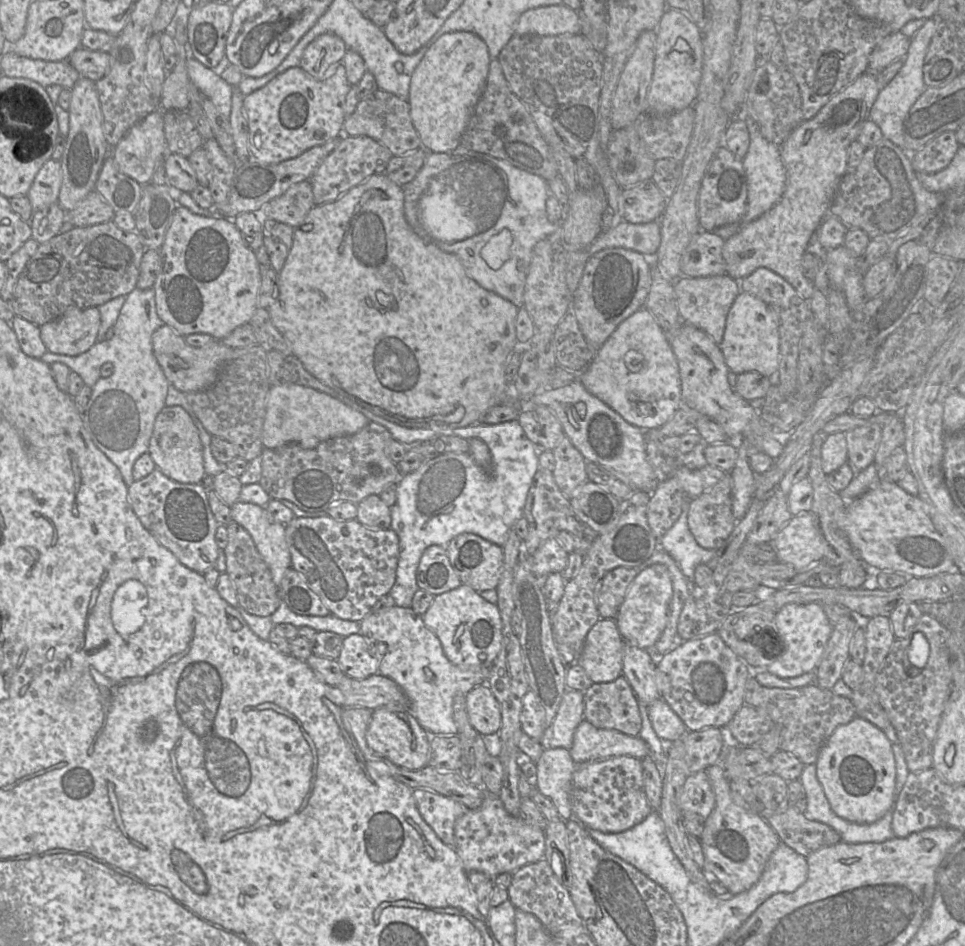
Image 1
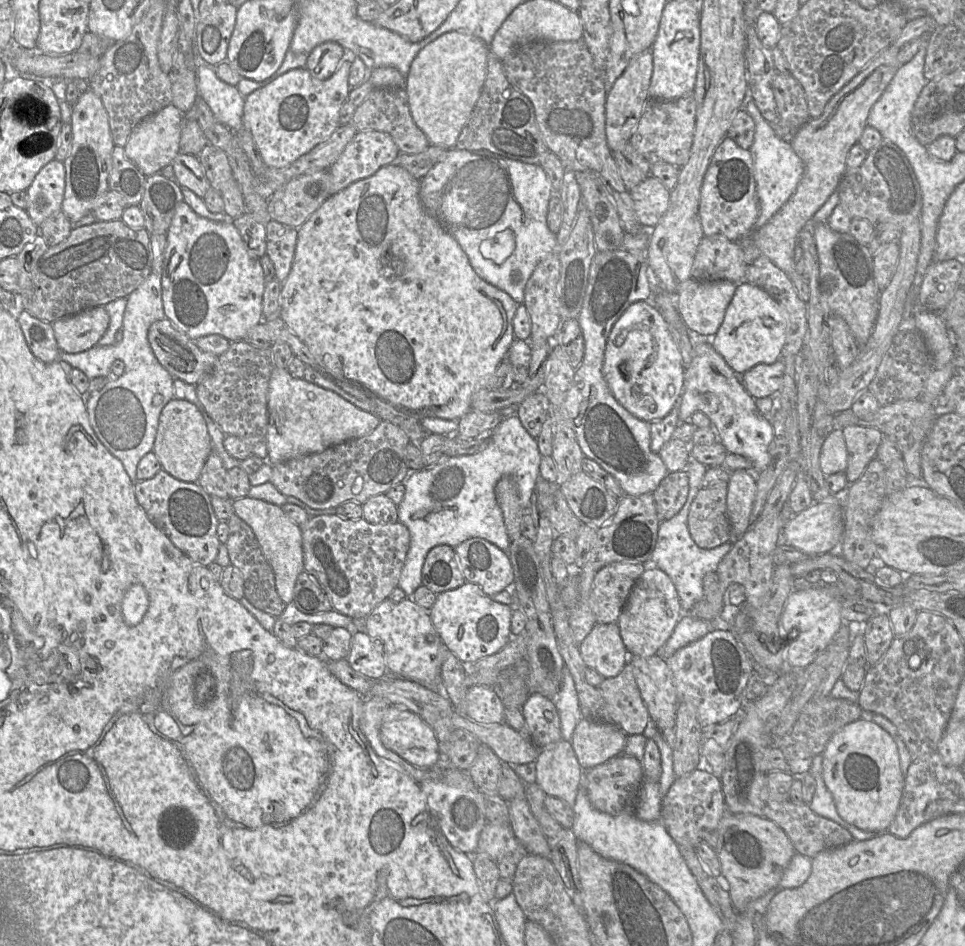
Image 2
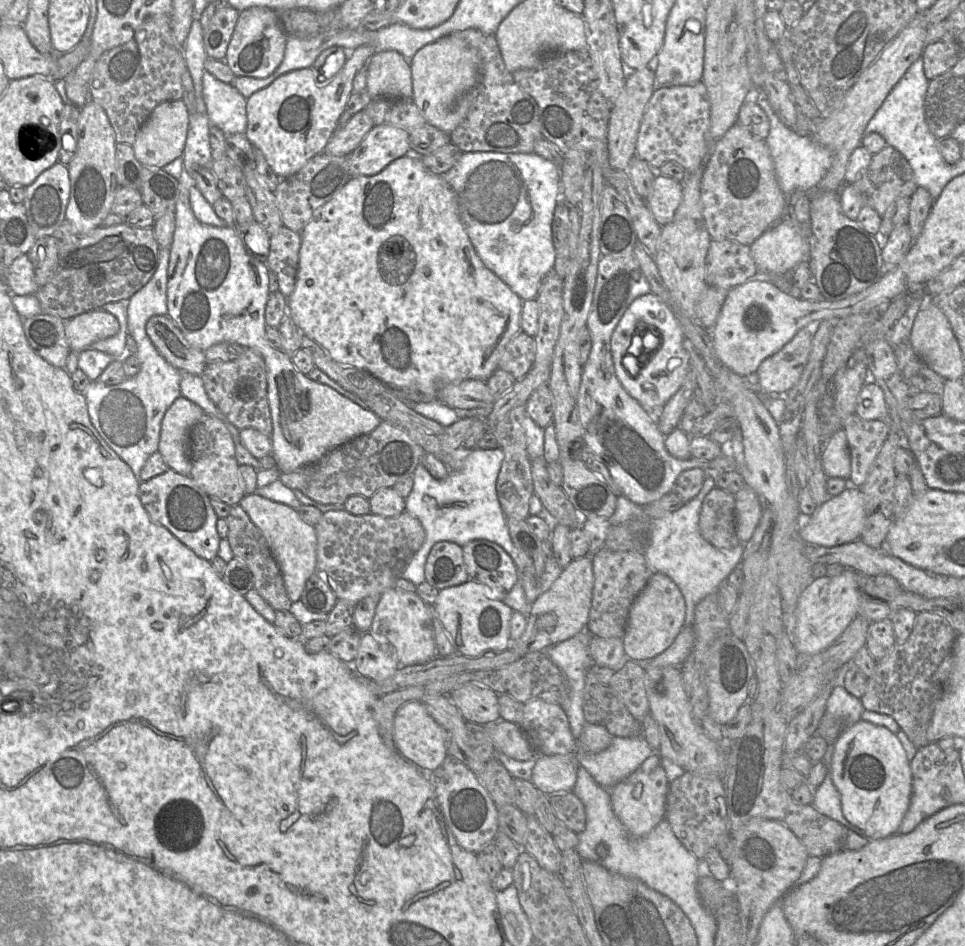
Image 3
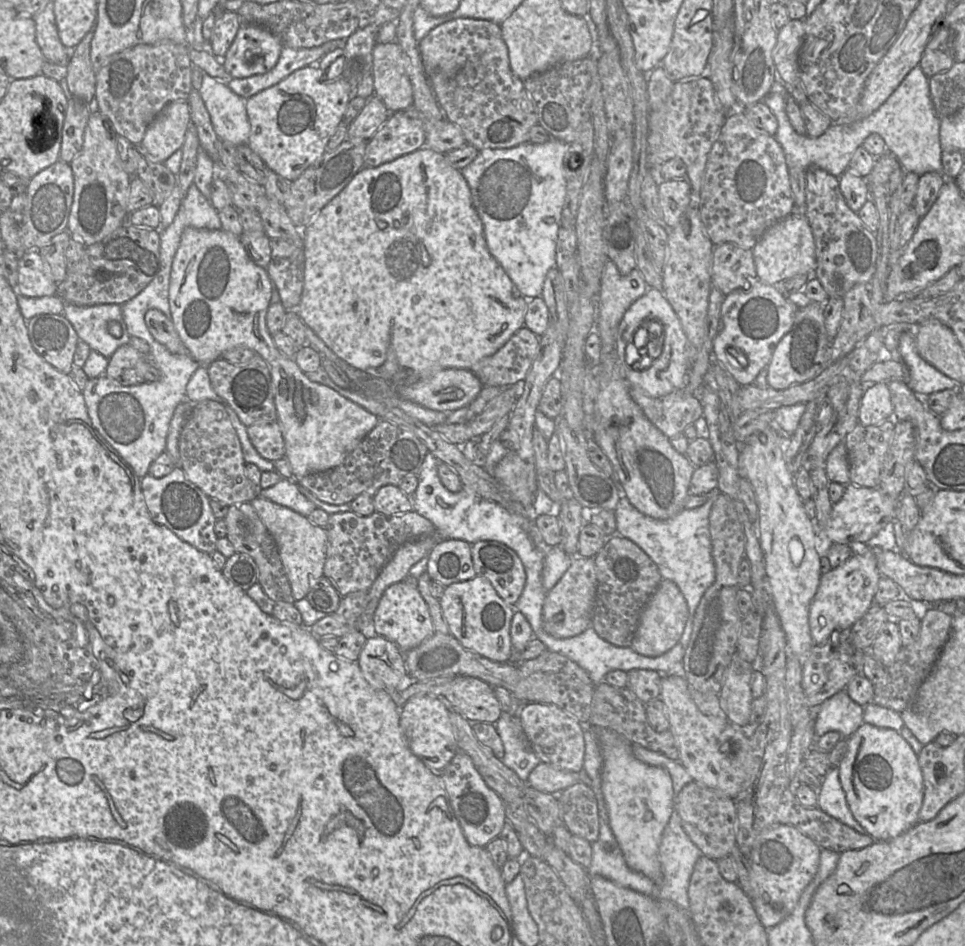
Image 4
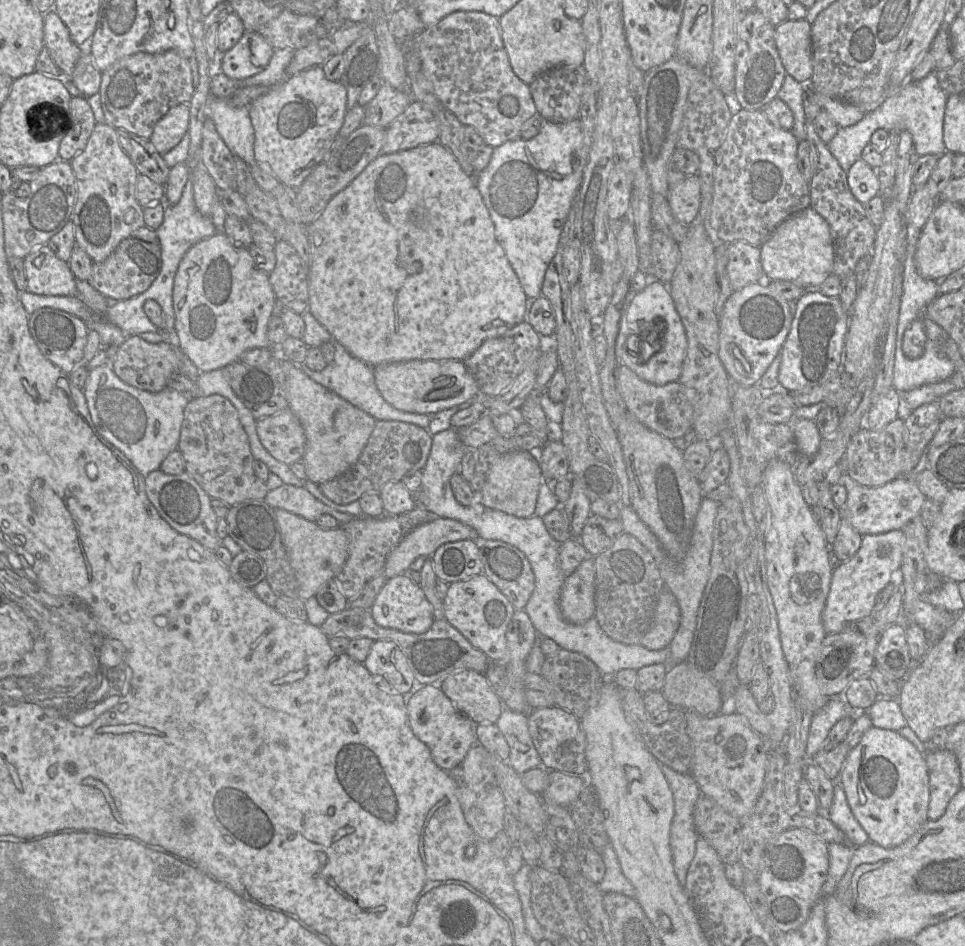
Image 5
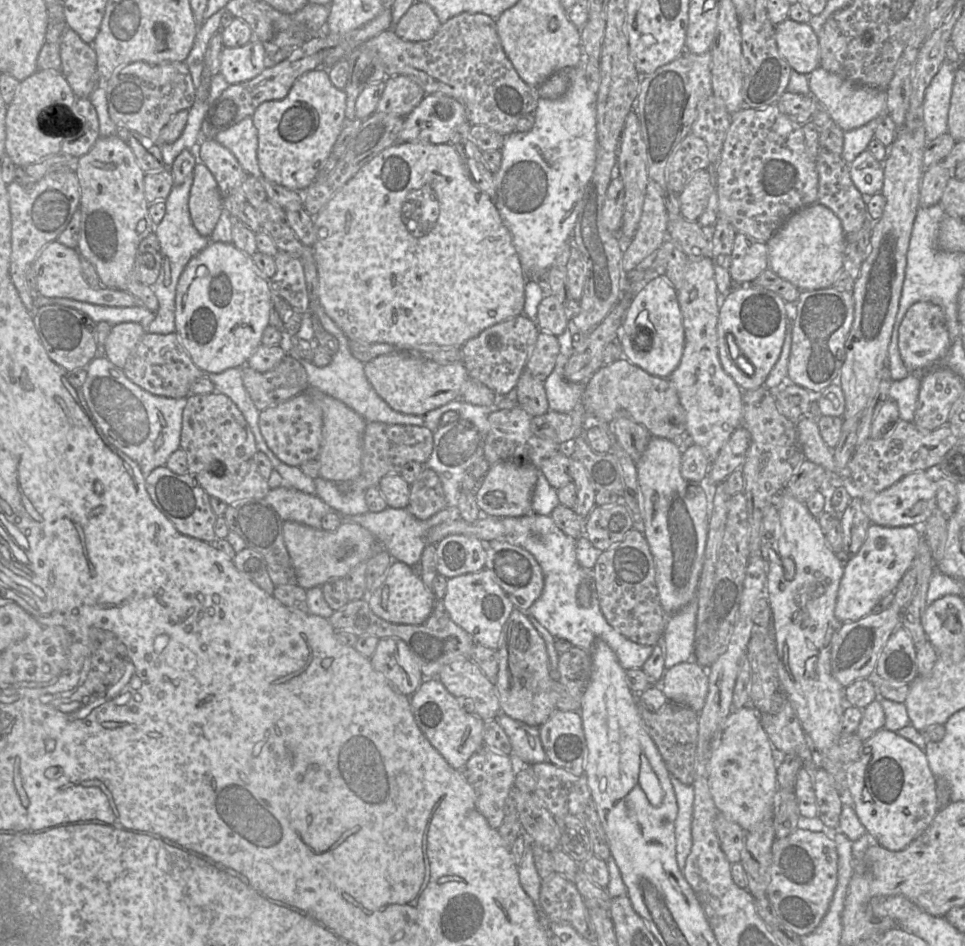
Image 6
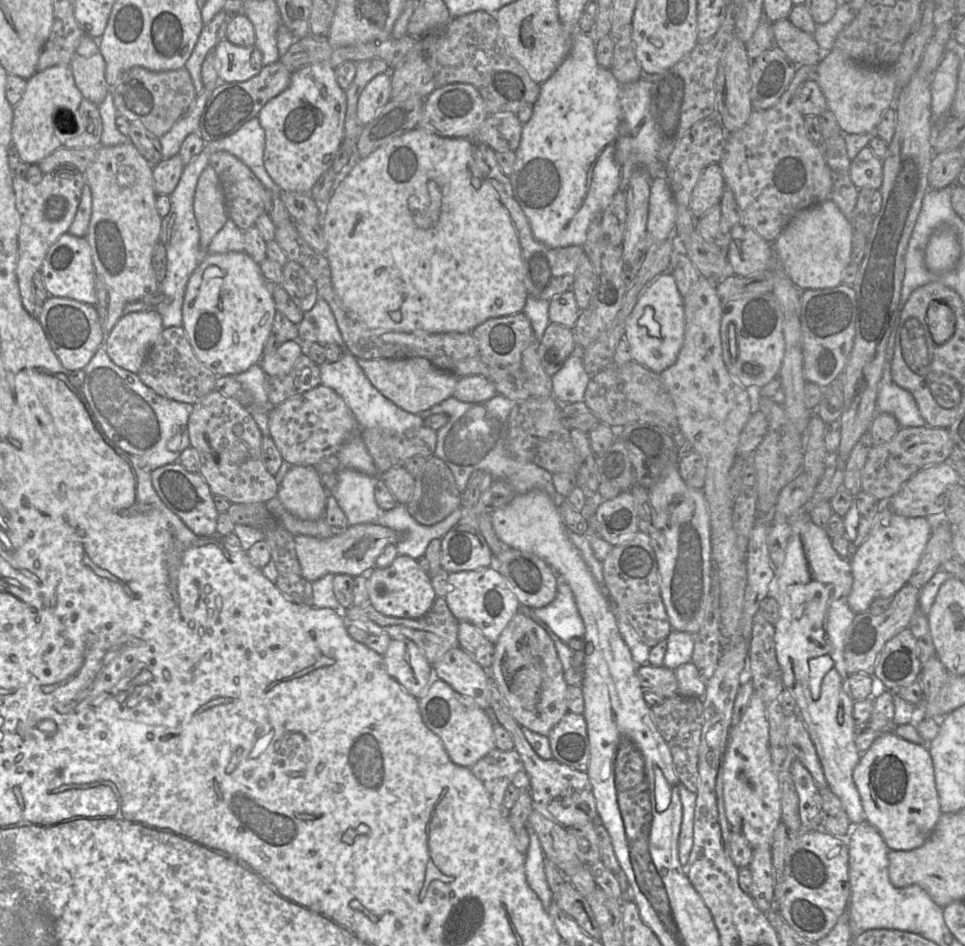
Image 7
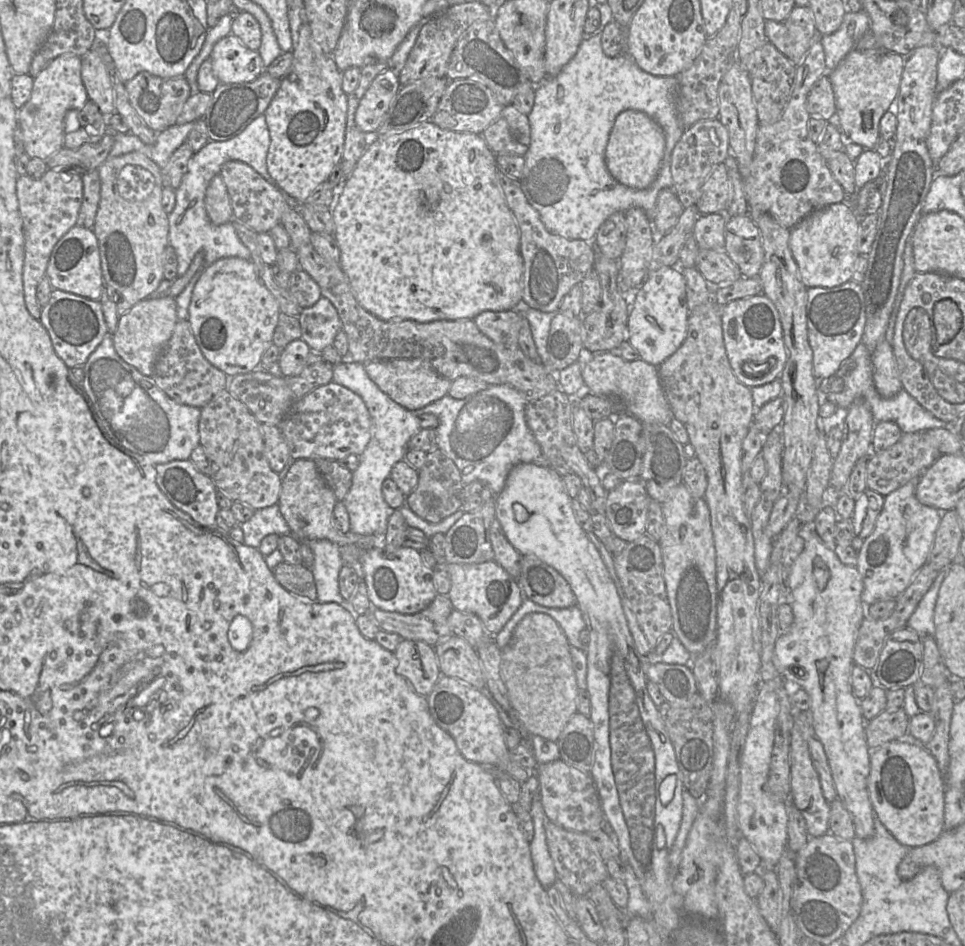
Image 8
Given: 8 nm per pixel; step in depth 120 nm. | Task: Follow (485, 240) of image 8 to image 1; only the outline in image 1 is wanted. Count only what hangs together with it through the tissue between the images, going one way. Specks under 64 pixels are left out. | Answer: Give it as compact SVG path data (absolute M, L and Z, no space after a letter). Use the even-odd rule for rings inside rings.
M385 173L370 176L332 202L315 205L303 224L294 228L292 247L278 273L278 297L267 309L273 324L290 342L293 355L309 373L375 415L407 428L430 429L431 425L441 425L456 429L479 423L487 411L507 401L505 365L514 350L525 346L518 344L515 333L519 308L468 277L455 254L424 241L413 231L404 214L403 189Z

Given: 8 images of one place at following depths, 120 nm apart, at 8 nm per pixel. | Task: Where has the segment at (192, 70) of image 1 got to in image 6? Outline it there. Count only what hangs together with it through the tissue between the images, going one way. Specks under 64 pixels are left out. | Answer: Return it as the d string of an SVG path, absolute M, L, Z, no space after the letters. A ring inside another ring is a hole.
M246 117L239 123L220 131L214 139L233 153L248 175L256 178L264 177L258 165L258 132L252 117Z

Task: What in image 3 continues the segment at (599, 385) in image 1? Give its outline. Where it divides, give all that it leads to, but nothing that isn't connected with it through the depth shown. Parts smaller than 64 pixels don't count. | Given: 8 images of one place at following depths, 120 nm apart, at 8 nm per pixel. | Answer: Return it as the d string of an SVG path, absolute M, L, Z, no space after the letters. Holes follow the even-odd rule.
M651 291L637 297L626 309L611 336L611 355L615 374L631 397L637 400L647 411L657 413L679 390L689 371L689 353L684 346L685 336L681 326L666 303ZM648 329L655 330L660 338L659 348L652 353L641 366L636 376L630 375L623 367L622 360L628 355L632 337Z

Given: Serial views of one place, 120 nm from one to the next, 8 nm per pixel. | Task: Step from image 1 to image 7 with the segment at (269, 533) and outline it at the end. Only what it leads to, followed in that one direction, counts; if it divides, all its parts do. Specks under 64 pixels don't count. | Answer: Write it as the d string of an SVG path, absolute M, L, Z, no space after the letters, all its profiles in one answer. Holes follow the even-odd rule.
M370 523L350 525L344 533L332 535L328 538L317 538L308 535L294 537L296 554L301 567L301 576L310 583L327 574L348 574L352 577L367 575L369 571L375 568L376 559L383 549L389 544L396 545L402 539L402 533L385 526Z

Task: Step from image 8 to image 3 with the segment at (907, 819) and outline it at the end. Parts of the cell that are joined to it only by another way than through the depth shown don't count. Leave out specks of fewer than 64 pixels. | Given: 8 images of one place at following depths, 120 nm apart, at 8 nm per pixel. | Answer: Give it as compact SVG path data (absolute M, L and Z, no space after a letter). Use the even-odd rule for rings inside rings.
M860 719L848 726L834 743L830 766L844 817L865 832L869 840L899 833L912 796L911 762L897 735L887 727Z

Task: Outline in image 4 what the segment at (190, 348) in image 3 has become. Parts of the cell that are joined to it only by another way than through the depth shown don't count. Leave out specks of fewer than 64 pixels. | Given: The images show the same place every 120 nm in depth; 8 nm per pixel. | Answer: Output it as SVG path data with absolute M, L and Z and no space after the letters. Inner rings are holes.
M149 309L145 323L150 334L173 354L186 354L187 349L175 330L172 320L160 310Z

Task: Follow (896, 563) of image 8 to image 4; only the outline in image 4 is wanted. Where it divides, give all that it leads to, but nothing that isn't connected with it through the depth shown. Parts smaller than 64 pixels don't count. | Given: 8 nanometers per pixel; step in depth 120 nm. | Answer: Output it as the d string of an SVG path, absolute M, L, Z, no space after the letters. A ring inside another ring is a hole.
M868 544L856 548L842 565L822 574L809 609L809 626L814 645L826 643L835 631L851 628L868 611L875 603L874 596L880 578L876 557Z

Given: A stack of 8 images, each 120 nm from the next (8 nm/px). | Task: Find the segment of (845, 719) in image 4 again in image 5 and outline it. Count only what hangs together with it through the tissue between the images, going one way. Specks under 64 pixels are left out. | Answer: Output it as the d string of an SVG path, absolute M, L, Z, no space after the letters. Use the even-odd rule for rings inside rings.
M843 696L832 697L813 714L807 741L807 757L812 759L826 744L833 726L842 718L855 715L855 710Z

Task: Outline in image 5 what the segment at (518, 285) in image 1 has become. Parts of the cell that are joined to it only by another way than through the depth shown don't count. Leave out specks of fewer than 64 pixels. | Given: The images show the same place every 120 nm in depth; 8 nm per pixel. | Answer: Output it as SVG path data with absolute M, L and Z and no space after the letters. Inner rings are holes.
M579 118L566 123L542 119L539 133L530 140L521 137L494 148L487 167L477 173L475 182L488 209L495 228L495 236L516 273L527 297L541 296L546 270L554 258L561 232L582 181L583 170L574 151L582 141Z

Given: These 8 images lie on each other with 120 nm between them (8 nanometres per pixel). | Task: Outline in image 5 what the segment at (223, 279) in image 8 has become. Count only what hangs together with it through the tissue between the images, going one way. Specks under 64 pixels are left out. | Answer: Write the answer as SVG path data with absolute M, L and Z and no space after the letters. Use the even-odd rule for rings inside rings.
M217 232L193 245L179 263L172 293L175 343L200 372L224 368L249 349L273 349L267 328L275 301L269 274L256 267L249 250L234 247L225 233Z

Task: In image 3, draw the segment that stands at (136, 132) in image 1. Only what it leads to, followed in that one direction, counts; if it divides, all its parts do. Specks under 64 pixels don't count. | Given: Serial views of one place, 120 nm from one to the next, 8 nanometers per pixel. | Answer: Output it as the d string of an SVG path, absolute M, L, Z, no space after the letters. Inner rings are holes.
M183 100L158 104L141 125L132 144L137 160L147 168L161 168L182 157L189 125L189 112Z

